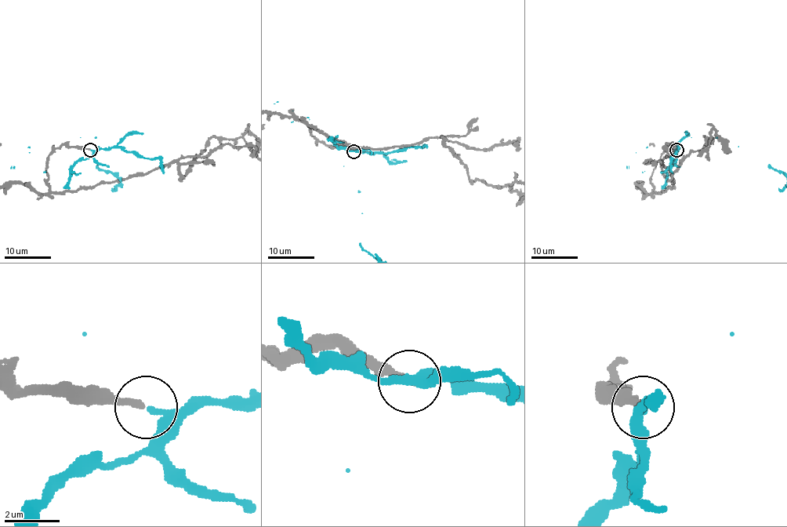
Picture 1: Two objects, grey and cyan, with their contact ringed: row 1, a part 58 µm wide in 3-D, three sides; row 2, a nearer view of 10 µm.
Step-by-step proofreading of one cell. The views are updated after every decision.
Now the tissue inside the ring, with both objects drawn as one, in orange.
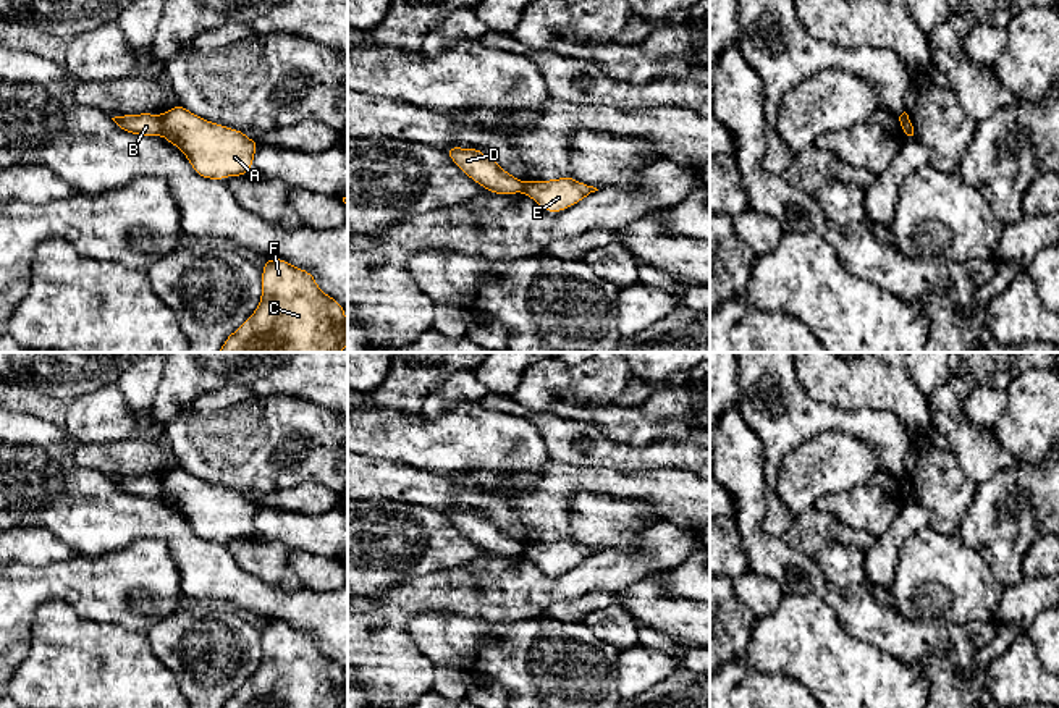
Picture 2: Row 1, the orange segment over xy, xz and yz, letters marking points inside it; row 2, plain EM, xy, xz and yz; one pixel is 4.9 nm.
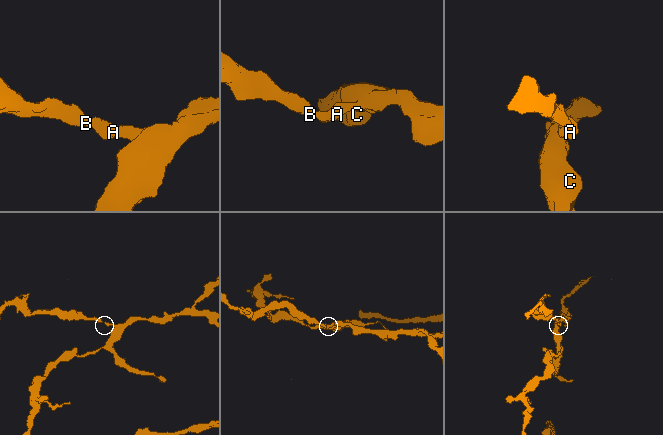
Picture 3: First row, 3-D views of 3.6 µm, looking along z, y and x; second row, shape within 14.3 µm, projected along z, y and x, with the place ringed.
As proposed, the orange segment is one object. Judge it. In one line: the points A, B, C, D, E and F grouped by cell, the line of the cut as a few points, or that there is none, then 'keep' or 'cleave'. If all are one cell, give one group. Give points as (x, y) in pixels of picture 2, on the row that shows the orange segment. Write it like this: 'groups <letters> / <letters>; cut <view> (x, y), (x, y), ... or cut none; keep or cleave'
groups A C E F / B D; cut xy (160, 117), (162, 133); cleave

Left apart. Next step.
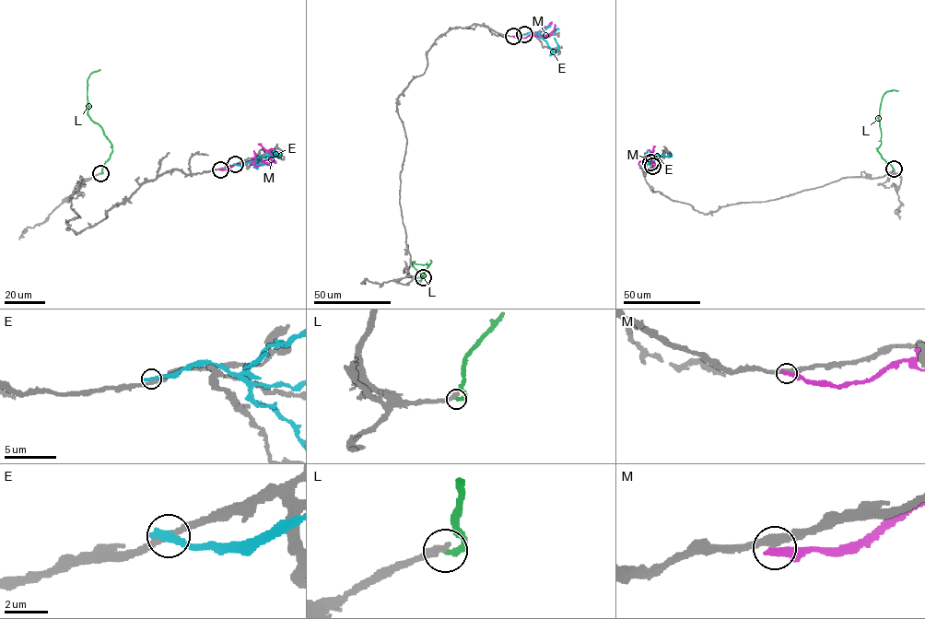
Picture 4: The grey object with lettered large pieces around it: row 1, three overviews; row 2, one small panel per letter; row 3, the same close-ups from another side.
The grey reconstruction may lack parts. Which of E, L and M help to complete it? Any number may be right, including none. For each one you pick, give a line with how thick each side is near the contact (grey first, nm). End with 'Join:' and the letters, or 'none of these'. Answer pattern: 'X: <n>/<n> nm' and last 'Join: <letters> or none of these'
Join: none of these

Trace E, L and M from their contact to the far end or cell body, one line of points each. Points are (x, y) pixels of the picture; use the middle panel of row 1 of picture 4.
E: (524, 34), (537, 33), (552, 50), (550, 54), (558, 47), (554, 38)
L: (423, 277), (431, 261), (424, 264), (413, 262), (422, 275), (418, 280)
M: (513, 36), (524, 38), (536, 32), (543, 36), (551, 33), (542, 38)

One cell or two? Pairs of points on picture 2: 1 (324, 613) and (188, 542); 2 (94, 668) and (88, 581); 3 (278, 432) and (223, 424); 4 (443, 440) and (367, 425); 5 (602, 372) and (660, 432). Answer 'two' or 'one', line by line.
1: one
2: two
3: one
4: one
5: one

